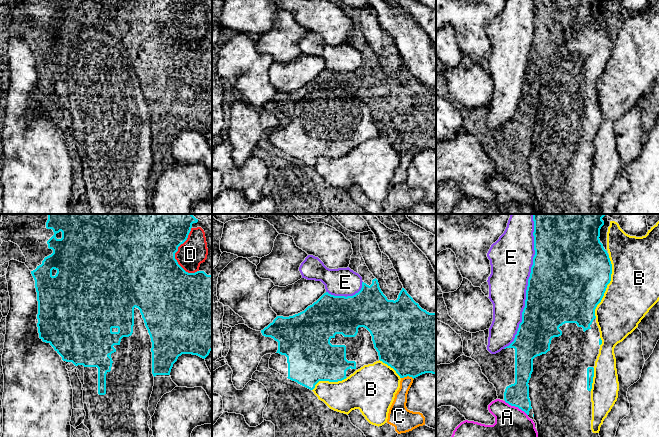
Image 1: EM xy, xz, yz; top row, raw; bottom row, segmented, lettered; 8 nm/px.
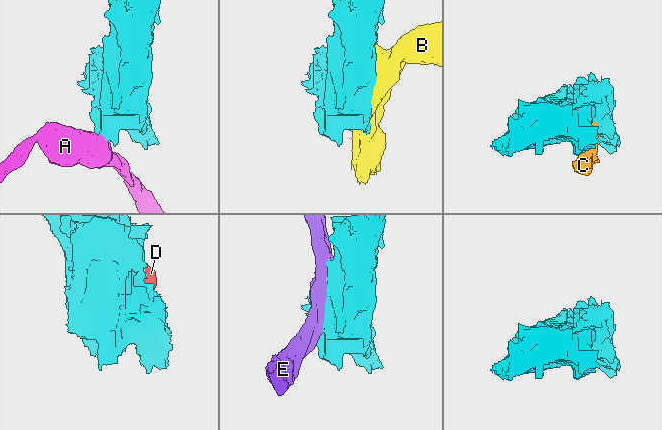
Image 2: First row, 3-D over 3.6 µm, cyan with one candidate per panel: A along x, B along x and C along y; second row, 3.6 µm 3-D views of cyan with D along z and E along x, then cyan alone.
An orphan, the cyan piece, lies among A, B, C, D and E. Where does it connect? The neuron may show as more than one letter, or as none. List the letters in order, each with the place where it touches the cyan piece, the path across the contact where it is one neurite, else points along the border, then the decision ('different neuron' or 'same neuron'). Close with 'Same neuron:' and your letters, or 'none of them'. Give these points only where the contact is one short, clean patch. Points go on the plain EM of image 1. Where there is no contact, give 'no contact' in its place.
A: contact yz (516, 182); border yz (504, 177), (517, 182), (527, 191); different neuron
B: contact yz (606, 62); different neuron
C: contact xz (407, 151); different neuron
D: contact xy (177, 26); different neuron
E: contact yz (527, 63); different neuron
Same neuron: none of them

